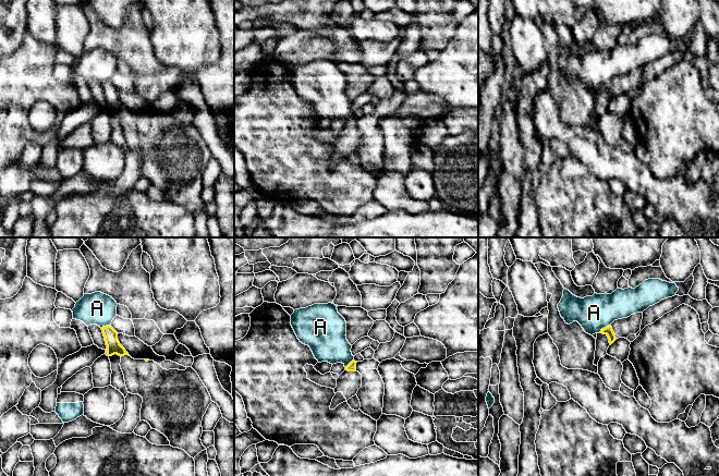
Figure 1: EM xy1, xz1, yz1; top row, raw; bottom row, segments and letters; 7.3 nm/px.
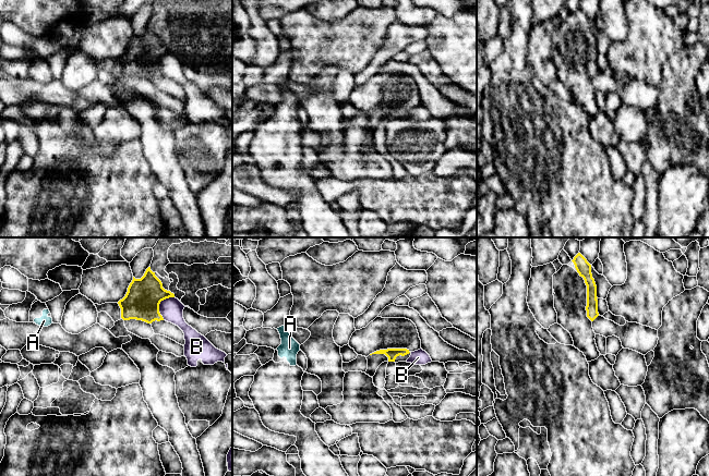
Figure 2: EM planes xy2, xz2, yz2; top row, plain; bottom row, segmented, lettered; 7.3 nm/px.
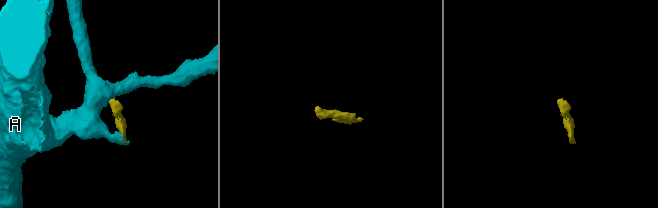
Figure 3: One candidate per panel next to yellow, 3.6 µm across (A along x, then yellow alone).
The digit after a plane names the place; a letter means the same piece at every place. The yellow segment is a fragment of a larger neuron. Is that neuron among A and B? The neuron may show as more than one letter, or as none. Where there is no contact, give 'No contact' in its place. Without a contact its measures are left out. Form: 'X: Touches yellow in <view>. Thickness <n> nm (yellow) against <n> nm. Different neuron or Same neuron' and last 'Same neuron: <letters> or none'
A: Touches yellow in yz1. Thickness 70 nm (yellow) against 260 nm. Different neuron
B: Touches yellow in xy2. Thickness 260 nm (yellow) against 170 nm. Different neuron
Same neuron: none

